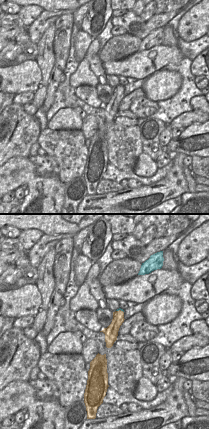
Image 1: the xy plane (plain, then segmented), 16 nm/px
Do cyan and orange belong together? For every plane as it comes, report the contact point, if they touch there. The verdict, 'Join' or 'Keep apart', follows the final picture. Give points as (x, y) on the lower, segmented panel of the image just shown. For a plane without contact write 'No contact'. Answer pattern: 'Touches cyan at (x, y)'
Touches cyan at (120, 309)

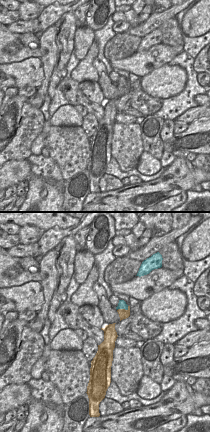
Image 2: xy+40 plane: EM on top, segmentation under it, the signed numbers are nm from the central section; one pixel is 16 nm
Touches cyan at (123, 308)

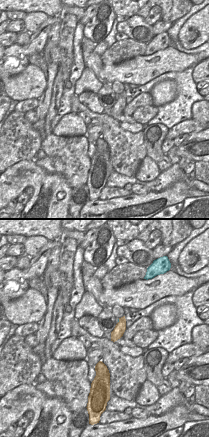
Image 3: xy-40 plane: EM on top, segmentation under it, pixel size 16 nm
Touches cyan at (118, 321)

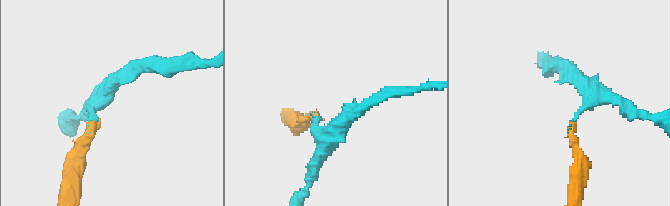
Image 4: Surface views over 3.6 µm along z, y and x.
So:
Keep apart

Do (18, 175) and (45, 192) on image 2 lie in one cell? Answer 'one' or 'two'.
one

